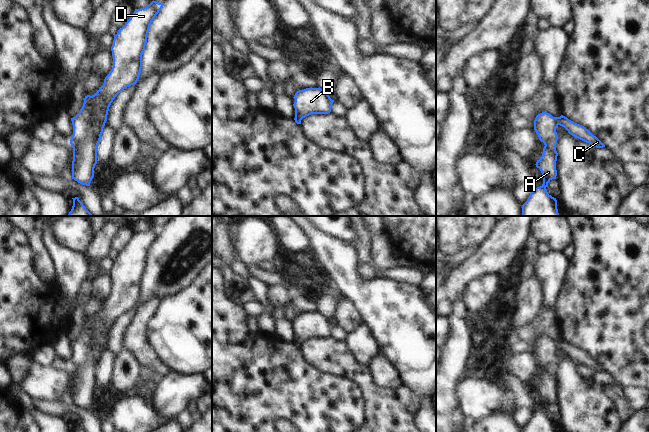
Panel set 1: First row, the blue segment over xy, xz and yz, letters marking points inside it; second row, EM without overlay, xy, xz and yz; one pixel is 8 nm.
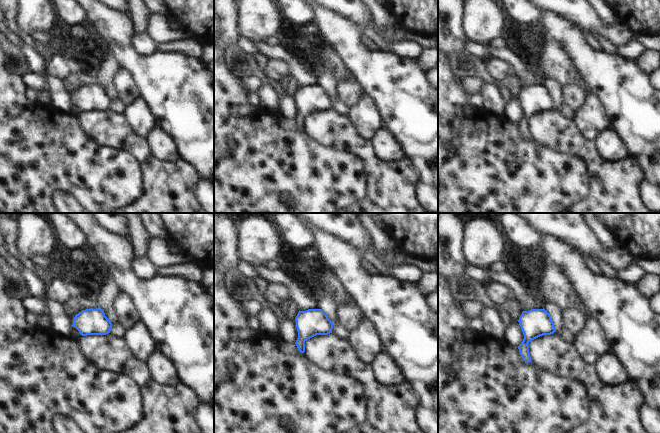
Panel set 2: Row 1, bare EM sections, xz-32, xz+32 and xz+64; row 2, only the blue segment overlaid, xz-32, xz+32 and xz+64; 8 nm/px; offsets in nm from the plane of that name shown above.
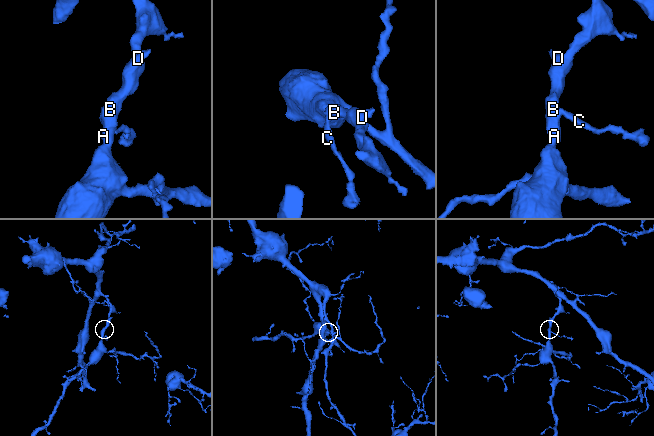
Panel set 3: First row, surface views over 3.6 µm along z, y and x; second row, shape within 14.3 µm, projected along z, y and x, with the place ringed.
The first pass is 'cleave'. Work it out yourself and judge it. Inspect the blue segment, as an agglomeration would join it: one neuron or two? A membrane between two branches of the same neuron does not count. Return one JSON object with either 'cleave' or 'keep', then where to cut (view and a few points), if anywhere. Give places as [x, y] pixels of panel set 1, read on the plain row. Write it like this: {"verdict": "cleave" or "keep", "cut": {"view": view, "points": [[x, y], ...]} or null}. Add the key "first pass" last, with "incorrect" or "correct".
{"verdict": "keep", "cut": null, "first pass": "incorrect"}

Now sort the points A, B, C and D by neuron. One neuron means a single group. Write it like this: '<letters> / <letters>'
A B C D

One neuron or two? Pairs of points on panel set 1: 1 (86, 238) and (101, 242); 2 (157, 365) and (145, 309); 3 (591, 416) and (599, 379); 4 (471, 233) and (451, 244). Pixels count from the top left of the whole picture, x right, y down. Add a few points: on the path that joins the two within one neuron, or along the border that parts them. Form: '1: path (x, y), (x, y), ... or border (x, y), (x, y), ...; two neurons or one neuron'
1: border (96, 234), (86, 251); two neurons
2: path (144, 351), (141, 347), (141, 323); one neuron
3: border (586, 381), (592, 386), (599, 388); two neurons
4: path (466, 233), (462, 233), (456, 239); one neuron

